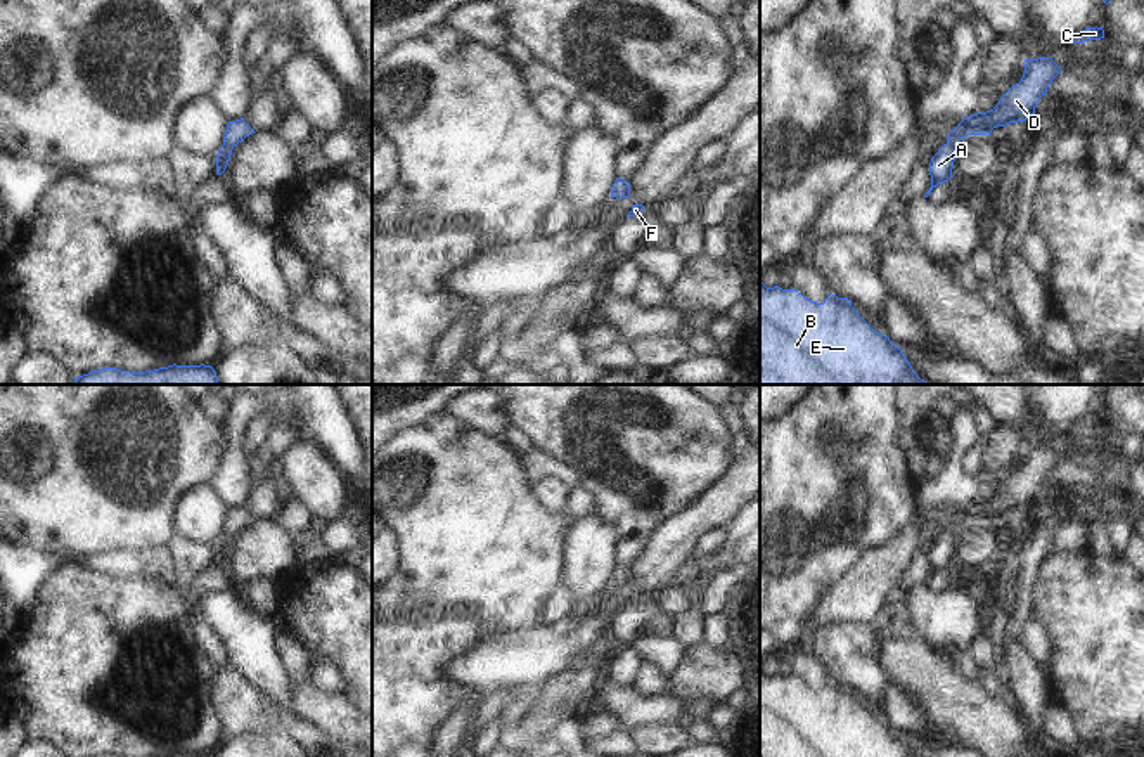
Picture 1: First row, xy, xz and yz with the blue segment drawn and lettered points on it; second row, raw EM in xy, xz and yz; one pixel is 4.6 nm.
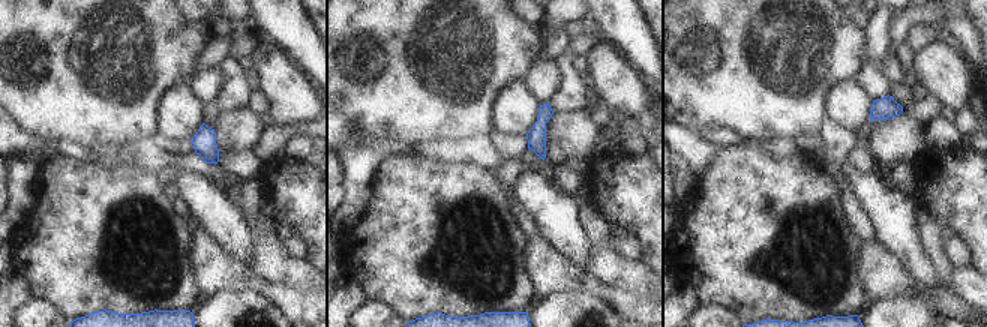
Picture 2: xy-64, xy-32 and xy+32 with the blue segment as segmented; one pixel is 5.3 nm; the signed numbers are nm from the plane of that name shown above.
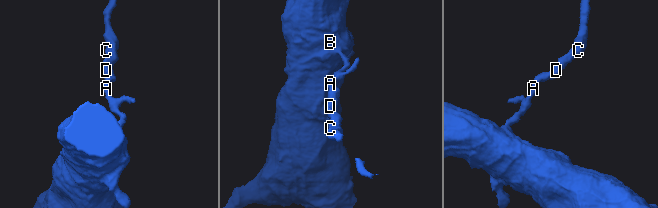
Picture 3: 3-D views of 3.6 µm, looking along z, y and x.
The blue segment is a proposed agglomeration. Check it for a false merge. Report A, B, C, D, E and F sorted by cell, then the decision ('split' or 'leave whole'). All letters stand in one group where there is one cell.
A B C D E F; leave whole

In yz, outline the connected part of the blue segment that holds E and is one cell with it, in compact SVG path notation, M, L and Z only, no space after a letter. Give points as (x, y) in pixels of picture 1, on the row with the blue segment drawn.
M760 281L760 385L928 385L912 369L900 346L895 346L888 336L874 331L852 307L852 300L829 294L822 303L805 298L793 289L782 289L779 286L767 288Z

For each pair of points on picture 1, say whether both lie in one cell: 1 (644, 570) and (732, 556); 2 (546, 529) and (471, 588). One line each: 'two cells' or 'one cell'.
1: two cells
2: one cell

